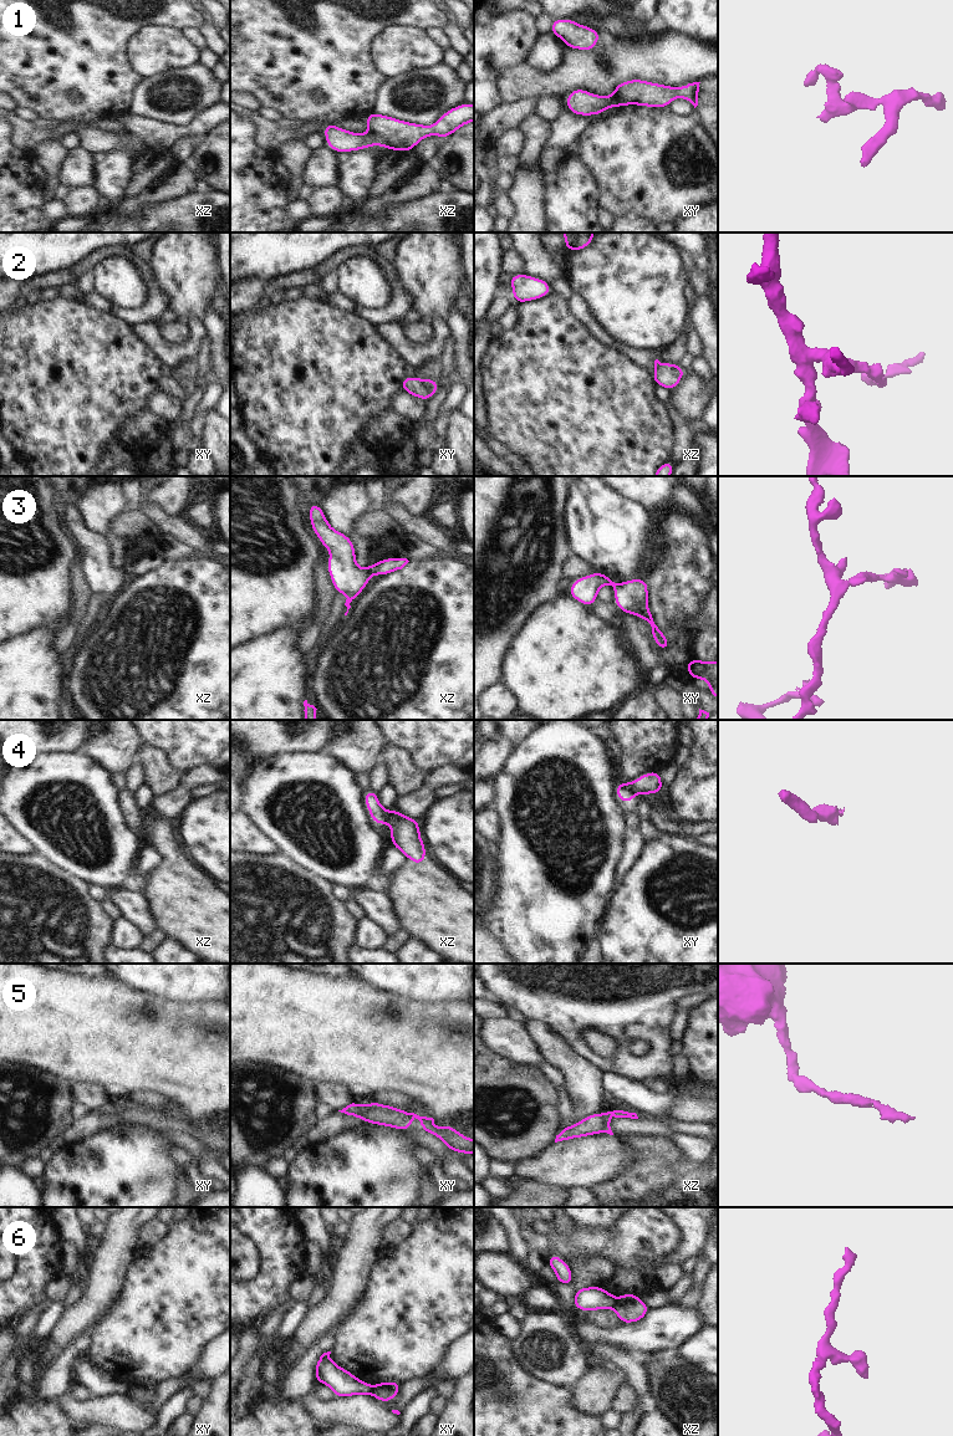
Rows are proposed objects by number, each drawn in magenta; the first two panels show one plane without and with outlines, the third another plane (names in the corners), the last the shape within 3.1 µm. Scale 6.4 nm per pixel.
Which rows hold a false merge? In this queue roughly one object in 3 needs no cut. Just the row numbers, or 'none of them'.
1, 3, 4, 6

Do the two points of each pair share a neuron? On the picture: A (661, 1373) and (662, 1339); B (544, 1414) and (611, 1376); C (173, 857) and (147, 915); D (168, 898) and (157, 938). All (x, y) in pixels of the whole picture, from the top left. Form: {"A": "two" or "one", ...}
{"A": "two", "B": "two", "C": "two", "D": "two"}

